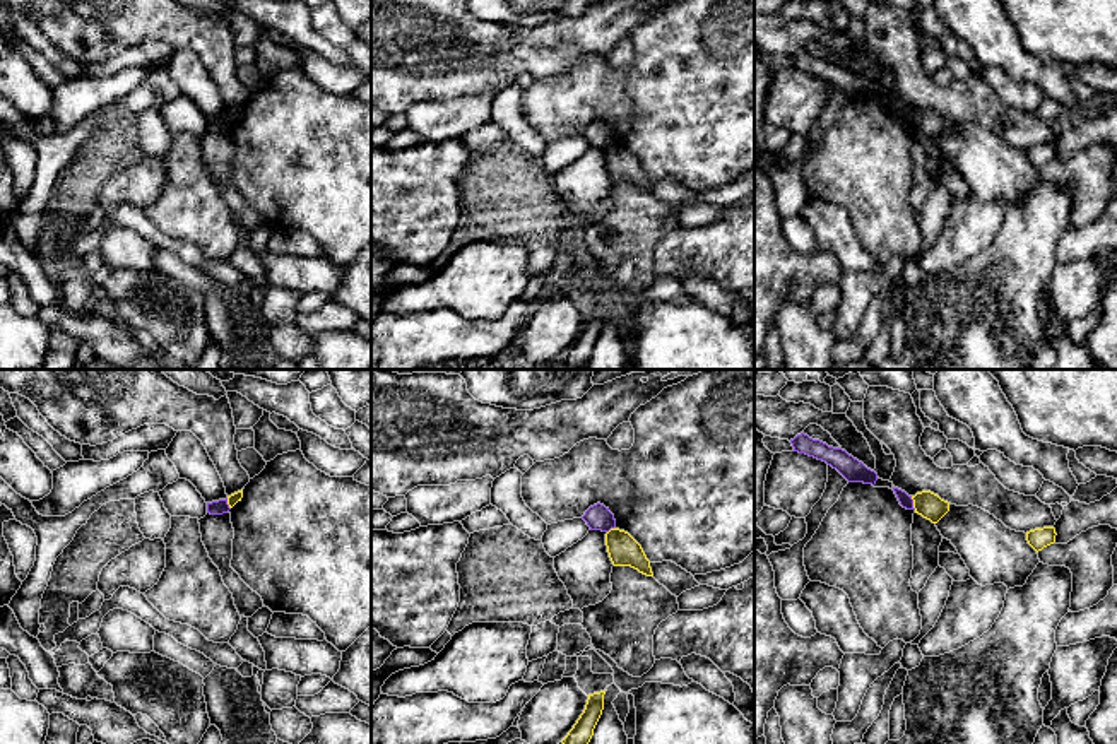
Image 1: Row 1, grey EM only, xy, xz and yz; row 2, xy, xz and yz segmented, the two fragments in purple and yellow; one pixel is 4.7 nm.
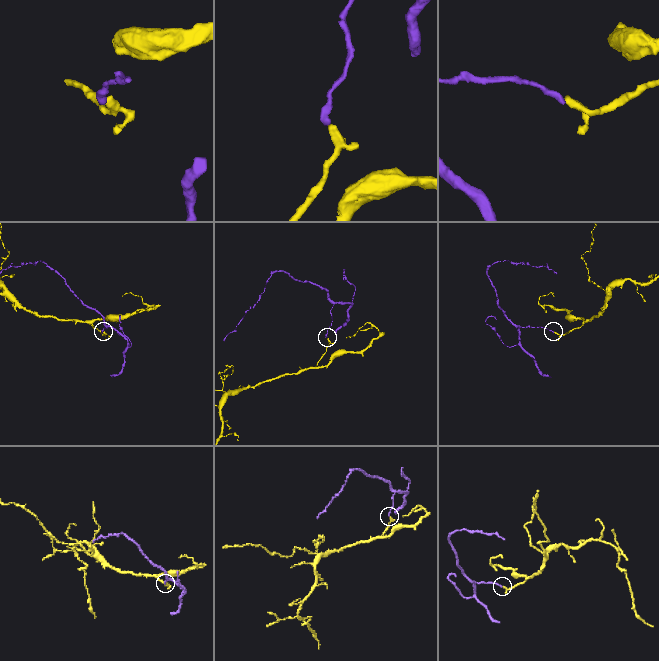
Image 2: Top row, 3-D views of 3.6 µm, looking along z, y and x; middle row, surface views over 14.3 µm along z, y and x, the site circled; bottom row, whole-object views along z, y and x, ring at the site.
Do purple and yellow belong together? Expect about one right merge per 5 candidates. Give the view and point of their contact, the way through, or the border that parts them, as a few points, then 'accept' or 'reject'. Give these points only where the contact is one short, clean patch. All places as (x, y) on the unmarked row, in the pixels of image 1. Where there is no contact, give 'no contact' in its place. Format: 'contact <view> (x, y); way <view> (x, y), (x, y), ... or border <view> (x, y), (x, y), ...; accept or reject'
contact yz (912, 120); border yz (910, 113), (916, 125); reject

